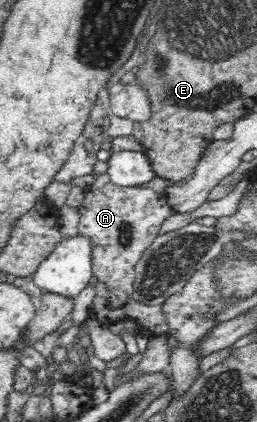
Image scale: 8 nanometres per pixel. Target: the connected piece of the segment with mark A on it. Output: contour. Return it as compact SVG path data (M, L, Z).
M75 143L69 154L66 163L56 174L55 180L63 183L70 182L78 176L93 176L94 181L84 189L84 198L79 206L79 221L77 225L77 236L88 239L91 250L91 265L94 278L96 278L95 292L90 306L88 317L97 320L99 324L108 327L116 320L133 320L139 331L143 331L148 337L169 335L170 325L166 321L166 315L162 311L162 305L150 306L143 305L136 301L133 296L134 265L141 257L142 251L146 250L152 241L161 231L163 222L166 222L175 212L172 205L168 202L166 192L158 193L146 187L126 187L116 186L109 177L109 174L96 174L94 165L98 162L97 151L90 151L85 145Z

